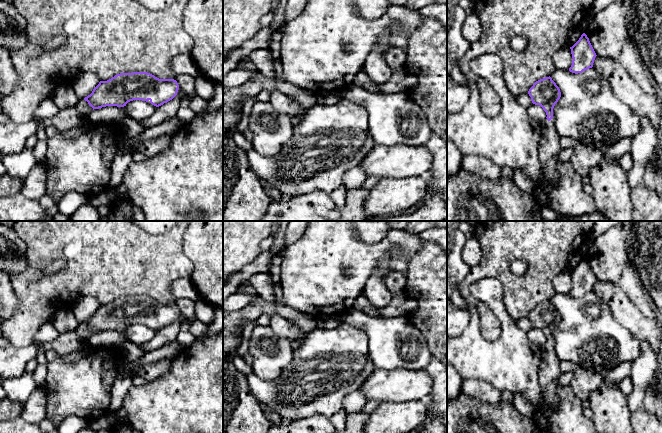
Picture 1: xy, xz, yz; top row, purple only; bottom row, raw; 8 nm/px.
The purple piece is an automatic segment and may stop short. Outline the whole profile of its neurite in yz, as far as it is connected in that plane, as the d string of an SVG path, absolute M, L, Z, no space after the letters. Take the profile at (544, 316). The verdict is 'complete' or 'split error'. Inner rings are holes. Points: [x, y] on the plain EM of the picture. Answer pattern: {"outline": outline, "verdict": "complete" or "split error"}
{"outline": "M545 301L536 305L528 315L531 325L540 329L546 336L546 343L541 348L542 359L539 365L538 381L545 400L554 407L558 406L557 390L560 385L556 378L562 373L554 348L553 332L561 321L561 316L552 302Z", "verdict": "split error"}

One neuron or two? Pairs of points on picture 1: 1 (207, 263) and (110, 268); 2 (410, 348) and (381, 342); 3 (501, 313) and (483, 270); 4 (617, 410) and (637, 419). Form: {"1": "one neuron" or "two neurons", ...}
{"1": "two neurons", "2": "one neuron", "3": "two neurons", "4": "two neurons"}

